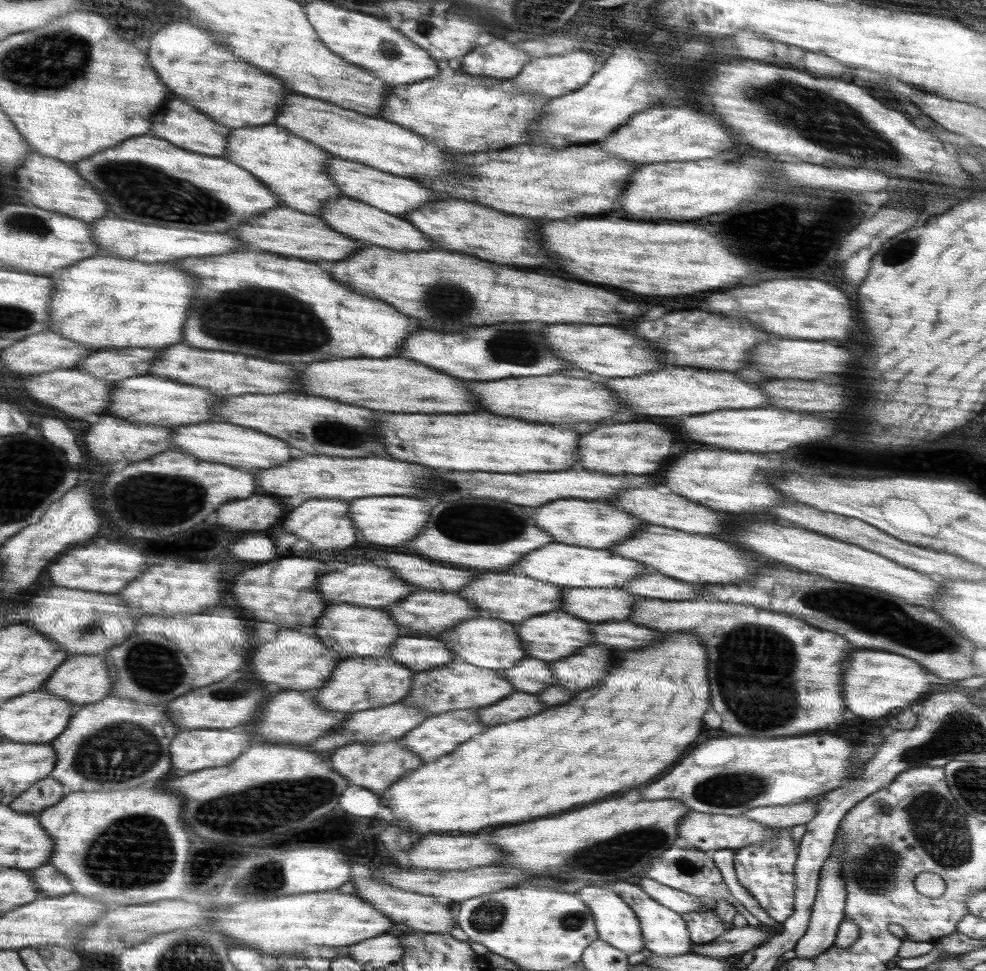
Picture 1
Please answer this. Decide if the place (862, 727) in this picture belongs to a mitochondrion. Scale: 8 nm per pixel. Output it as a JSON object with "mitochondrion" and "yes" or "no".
{"mitochondrion":"no"}

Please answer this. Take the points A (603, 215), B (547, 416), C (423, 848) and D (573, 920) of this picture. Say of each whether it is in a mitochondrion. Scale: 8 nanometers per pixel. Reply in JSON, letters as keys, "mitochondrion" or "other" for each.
{"A":"other","B":"other","C":"other","D":"mitochondrion"}

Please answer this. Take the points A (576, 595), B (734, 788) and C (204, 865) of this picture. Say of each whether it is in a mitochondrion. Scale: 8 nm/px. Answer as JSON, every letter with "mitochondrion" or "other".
{"A":"other","B":"mitochondrion","C":"other"}

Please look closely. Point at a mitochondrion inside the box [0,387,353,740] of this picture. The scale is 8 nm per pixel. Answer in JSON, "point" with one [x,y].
{"point":[152,497]}

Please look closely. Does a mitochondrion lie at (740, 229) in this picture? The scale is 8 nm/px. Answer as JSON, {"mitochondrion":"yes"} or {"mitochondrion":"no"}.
{"mitochondrion":"no"}

